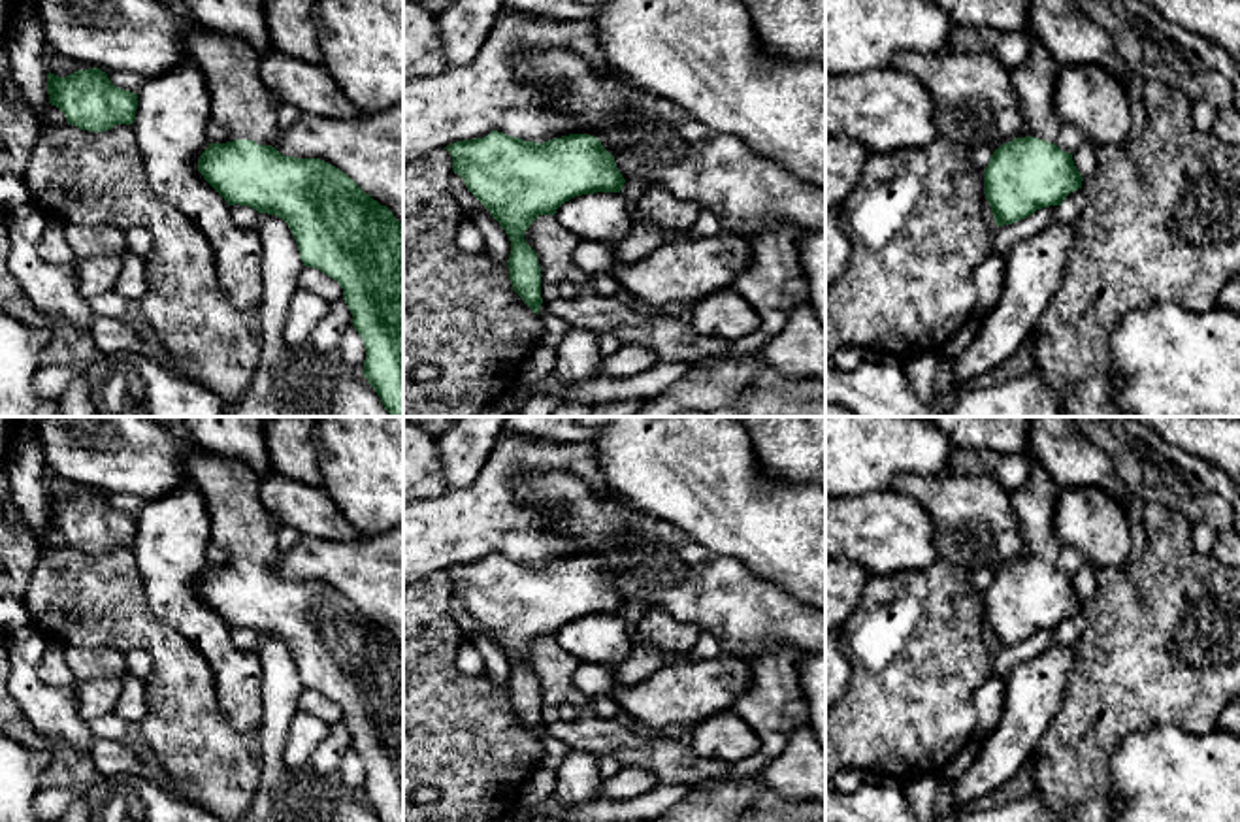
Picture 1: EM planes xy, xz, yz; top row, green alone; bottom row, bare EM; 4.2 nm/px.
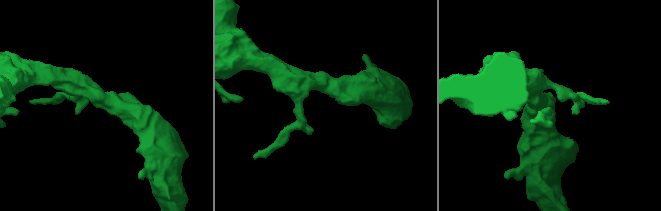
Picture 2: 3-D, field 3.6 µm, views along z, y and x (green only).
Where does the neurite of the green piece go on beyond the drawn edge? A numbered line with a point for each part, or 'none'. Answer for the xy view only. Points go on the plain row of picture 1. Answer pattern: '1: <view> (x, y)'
1: xy (240, 523)

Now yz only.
1: yz (1035, 502)

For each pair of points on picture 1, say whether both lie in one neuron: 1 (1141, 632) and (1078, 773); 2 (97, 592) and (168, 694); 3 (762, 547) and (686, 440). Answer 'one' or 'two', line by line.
1: one
2: one
3: one

